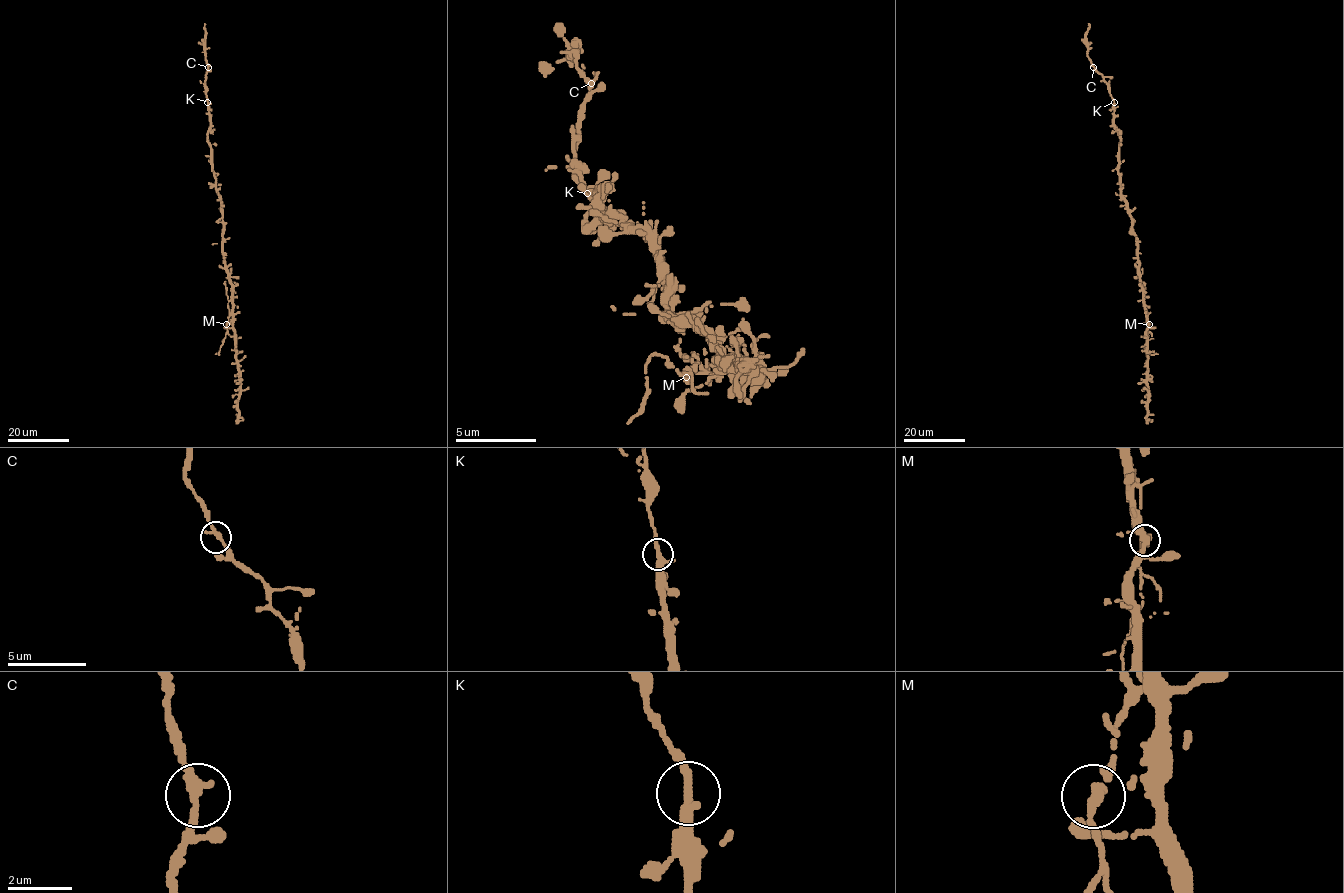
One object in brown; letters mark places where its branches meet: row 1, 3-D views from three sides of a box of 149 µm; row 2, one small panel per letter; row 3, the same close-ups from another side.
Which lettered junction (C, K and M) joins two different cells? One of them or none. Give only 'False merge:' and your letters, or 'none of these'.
False merge: none of these

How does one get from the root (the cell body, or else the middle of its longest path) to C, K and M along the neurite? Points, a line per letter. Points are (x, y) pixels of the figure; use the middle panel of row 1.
C: (664, 286), (640, 230), (620, 217), (587, 226), (599, 193), (579, 177), (575, 140), (591, 83)
K: (664, 286), (660, 254), (640, 230), (620, 217), (587, 226), (599, 201), (599, 193), (587, 193)
M: (664, 286), (668, 315), (693, 323), (717, 347), (709, 372), (697, 372), (697, 364), (685, 376)

